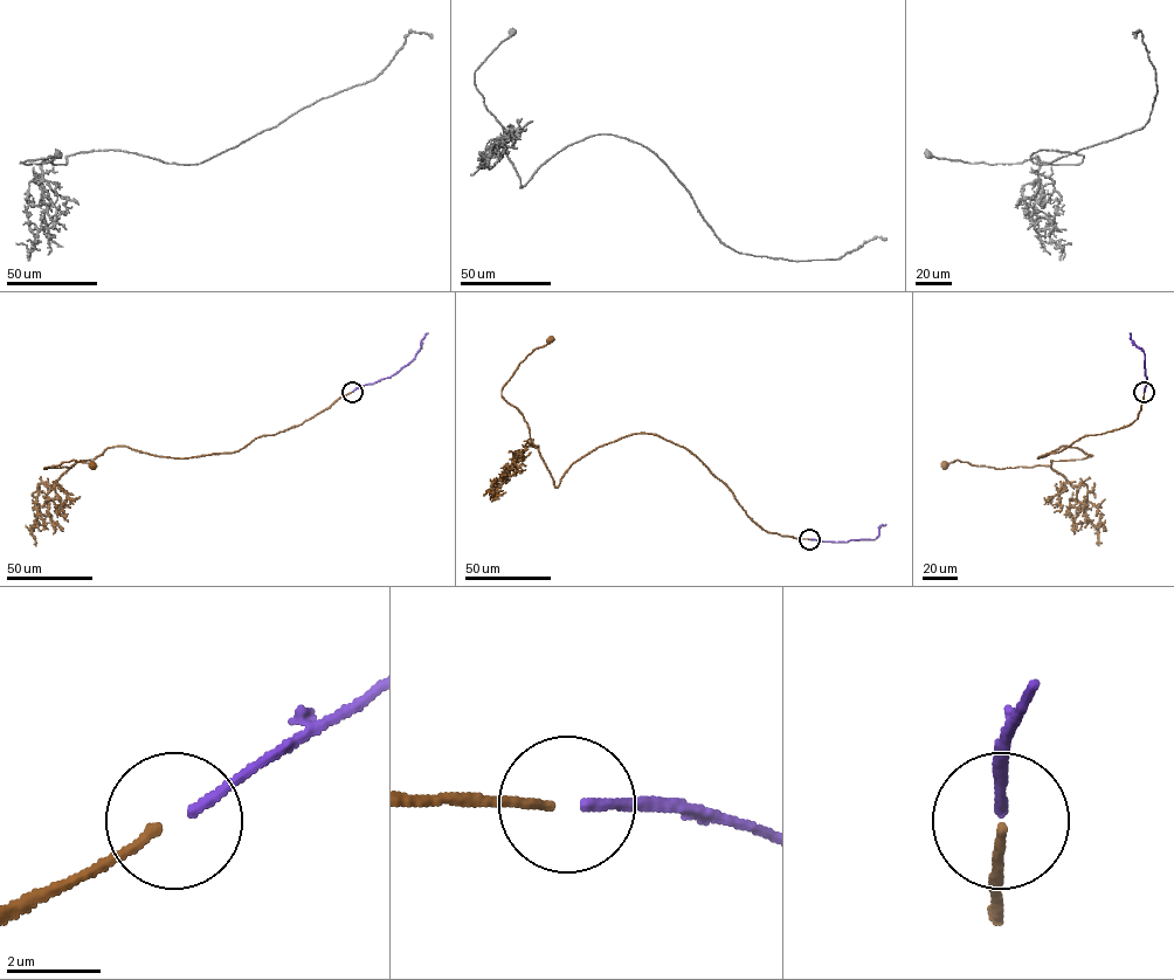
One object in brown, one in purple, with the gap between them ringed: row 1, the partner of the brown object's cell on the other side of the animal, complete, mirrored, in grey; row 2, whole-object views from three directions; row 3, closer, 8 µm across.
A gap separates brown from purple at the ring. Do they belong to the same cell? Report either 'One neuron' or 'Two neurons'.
One neuron

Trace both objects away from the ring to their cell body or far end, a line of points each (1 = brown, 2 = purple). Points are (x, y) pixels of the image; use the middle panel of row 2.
1: (808, 539), (762, 530), (695, 455), (653, 434), (599, 447), (556, 488), (522, 413), (502, 395), (551, 339)
2: (810, 539), (840, 542), (875, 539), (878, 526), (885, 524)

